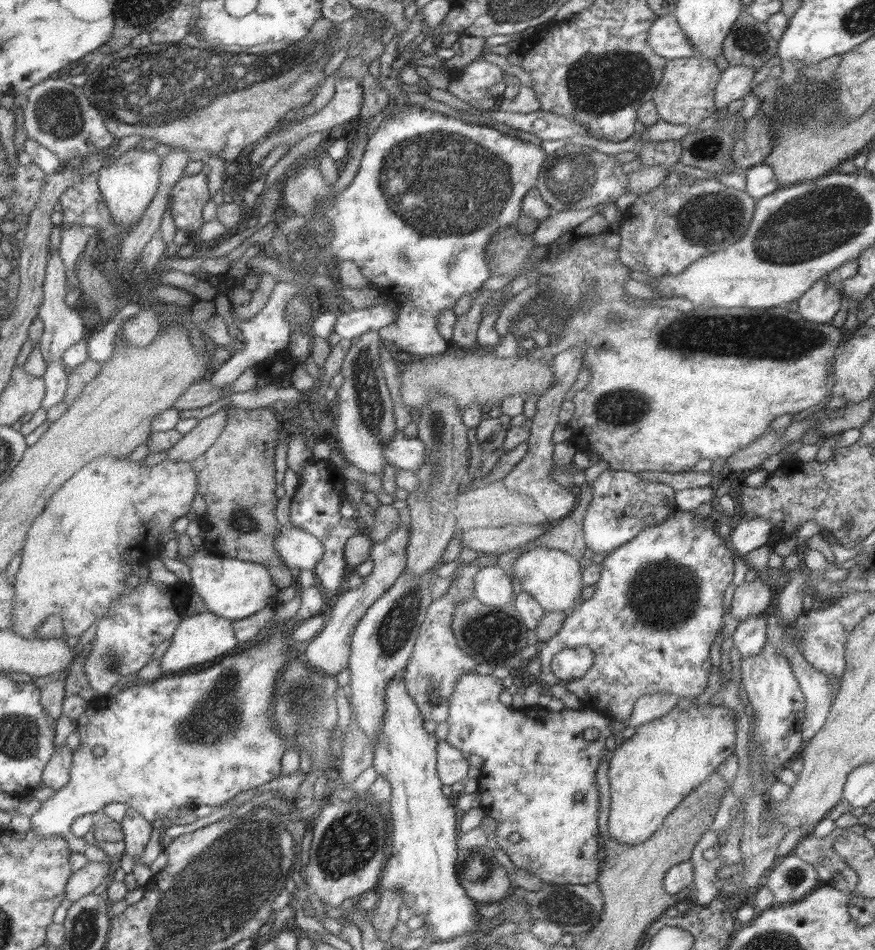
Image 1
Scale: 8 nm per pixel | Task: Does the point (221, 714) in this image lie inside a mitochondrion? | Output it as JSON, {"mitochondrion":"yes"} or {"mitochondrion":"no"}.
{"mitochondrion":"yes"}

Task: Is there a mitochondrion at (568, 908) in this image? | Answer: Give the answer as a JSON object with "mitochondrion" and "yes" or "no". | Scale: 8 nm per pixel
{"mitochondrion":"yes"}

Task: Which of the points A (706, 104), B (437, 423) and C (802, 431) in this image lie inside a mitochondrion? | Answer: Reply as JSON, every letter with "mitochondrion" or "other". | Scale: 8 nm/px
{"A":"other","B":"mitochondrion","C":"other"}

